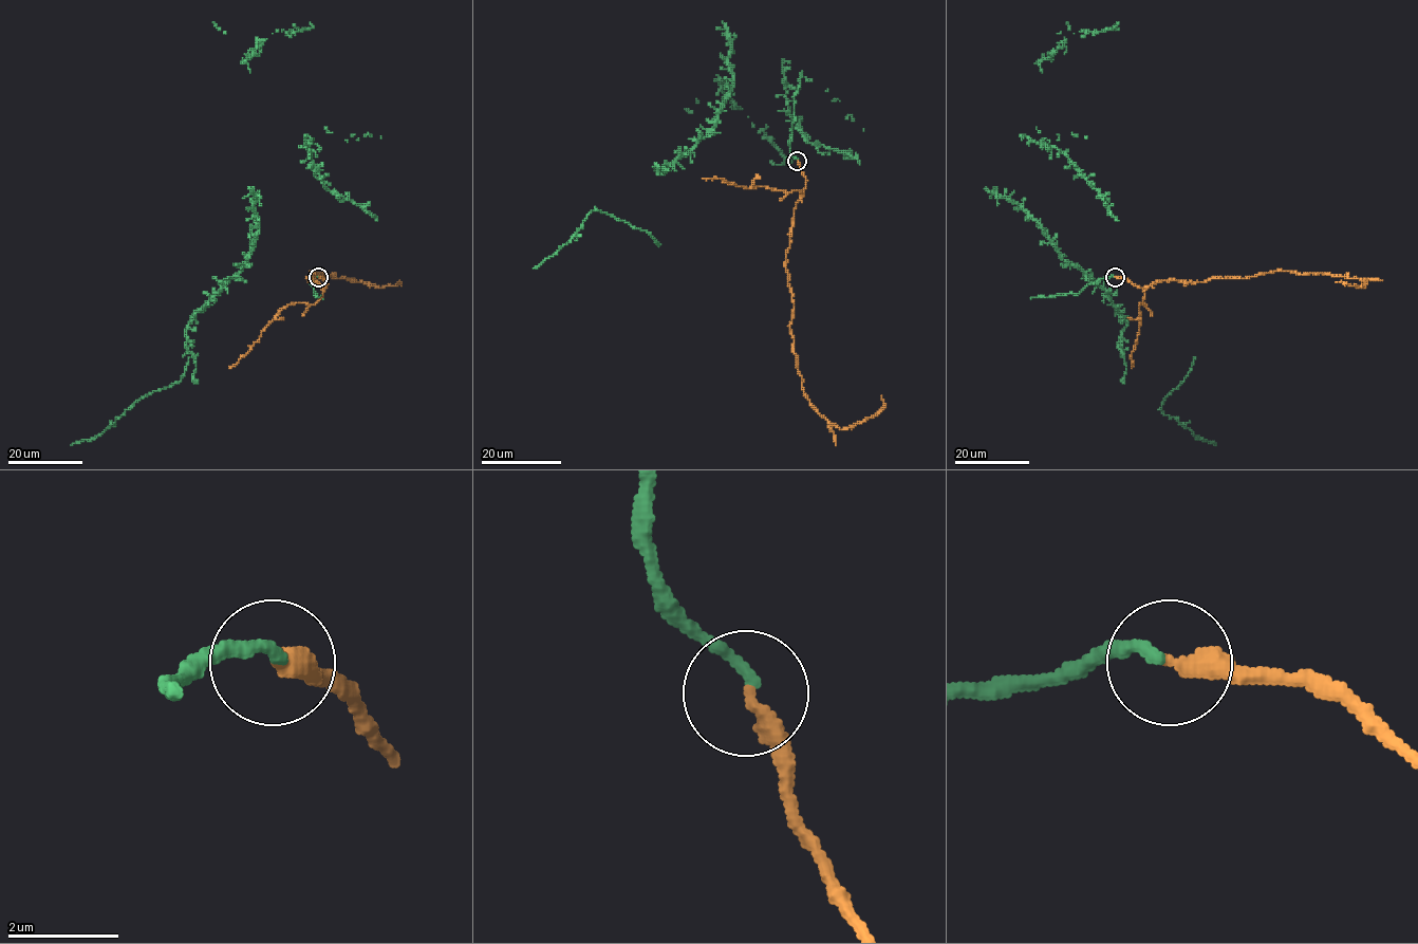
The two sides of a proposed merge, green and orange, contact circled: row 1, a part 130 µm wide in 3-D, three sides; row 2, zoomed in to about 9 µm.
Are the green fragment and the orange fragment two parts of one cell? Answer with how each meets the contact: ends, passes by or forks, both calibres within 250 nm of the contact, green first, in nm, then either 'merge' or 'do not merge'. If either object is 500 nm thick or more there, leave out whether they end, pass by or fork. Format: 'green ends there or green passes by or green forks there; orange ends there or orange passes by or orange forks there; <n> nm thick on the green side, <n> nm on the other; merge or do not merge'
green ends there; orange ends there; 240 nm thick on the green side, 320 nm on the other; merge

